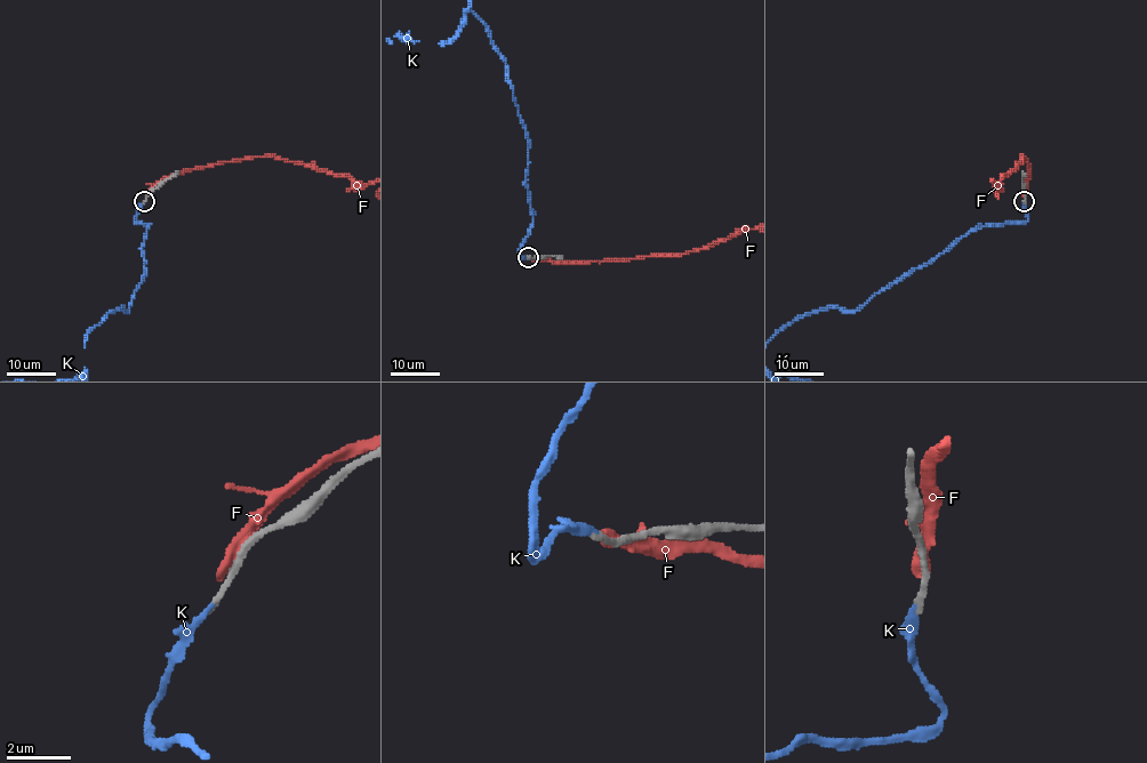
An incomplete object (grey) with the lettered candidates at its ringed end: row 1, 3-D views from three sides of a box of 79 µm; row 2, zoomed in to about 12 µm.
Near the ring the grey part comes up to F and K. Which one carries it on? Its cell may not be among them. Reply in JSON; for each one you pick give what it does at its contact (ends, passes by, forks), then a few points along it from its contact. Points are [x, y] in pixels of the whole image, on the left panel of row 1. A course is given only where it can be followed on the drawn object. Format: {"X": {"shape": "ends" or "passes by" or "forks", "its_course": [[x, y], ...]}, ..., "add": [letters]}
{"K": {"shape": "ends"}, "add": ["K"]}

